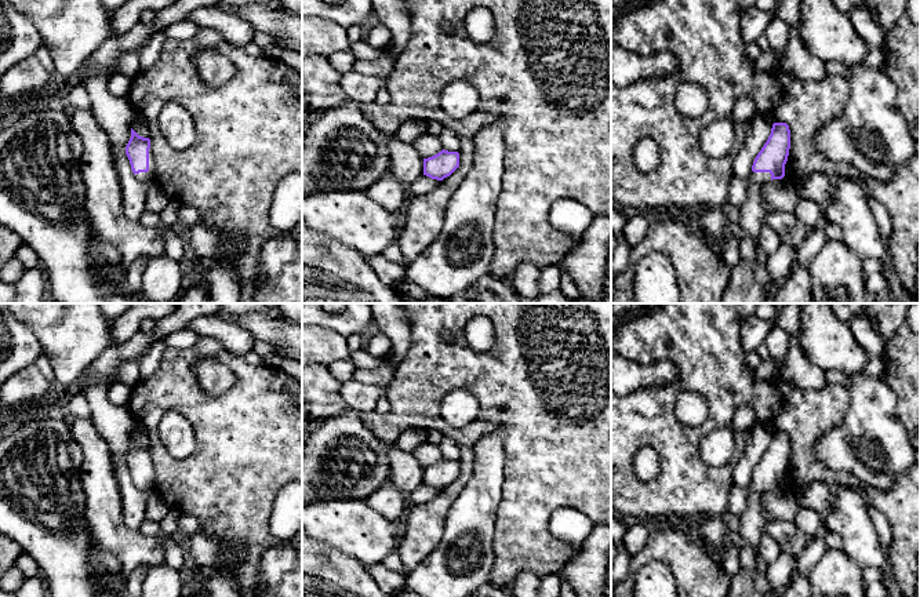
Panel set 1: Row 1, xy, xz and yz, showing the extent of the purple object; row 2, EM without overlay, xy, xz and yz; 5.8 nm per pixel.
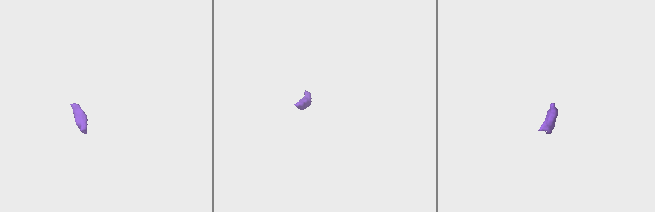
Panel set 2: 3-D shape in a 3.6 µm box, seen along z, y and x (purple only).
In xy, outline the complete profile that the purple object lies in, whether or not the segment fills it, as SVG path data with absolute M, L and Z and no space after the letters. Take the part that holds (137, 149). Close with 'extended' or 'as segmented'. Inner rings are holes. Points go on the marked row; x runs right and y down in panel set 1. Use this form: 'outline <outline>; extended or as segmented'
outline M131 128L131 138L126 146L126 154L137 179L141 182L152 182L154 178L154 156L150 149L150 139L139 136Z; extended

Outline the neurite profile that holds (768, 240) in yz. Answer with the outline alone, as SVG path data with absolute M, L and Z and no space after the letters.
M764 225L760 230L759 245L764 254L770 256L778 251L778 248L782 245L782 241L772 227Z

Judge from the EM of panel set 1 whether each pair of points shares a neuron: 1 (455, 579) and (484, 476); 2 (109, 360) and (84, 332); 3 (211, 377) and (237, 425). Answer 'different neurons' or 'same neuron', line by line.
1: same neuron
2: different neurons
3: different neurons

